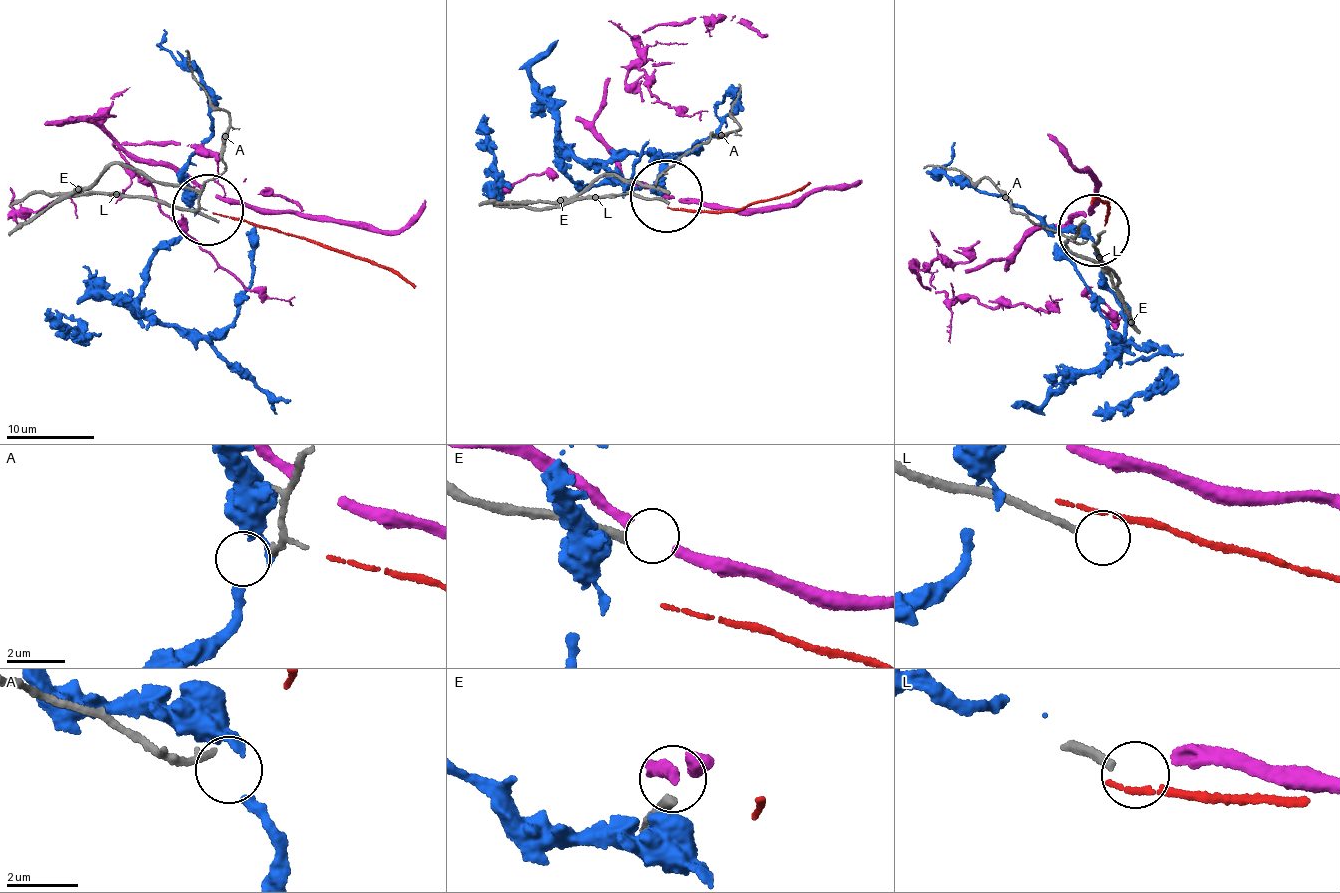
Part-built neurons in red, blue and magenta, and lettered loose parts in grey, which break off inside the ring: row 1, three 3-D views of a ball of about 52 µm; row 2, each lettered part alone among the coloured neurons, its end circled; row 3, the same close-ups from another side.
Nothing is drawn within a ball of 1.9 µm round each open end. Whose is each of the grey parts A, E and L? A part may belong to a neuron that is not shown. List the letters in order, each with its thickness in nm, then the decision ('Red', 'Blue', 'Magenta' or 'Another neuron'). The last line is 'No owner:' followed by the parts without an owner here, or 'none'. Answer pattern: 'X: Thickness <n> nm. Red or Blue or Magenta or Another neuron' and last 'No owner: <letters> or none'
A: Thickness 220 nm. Another neuron
E: Thickness 320 nm. Another neuron
L: Thickness 220 nm. Another neuron
No owner: A, E, L

